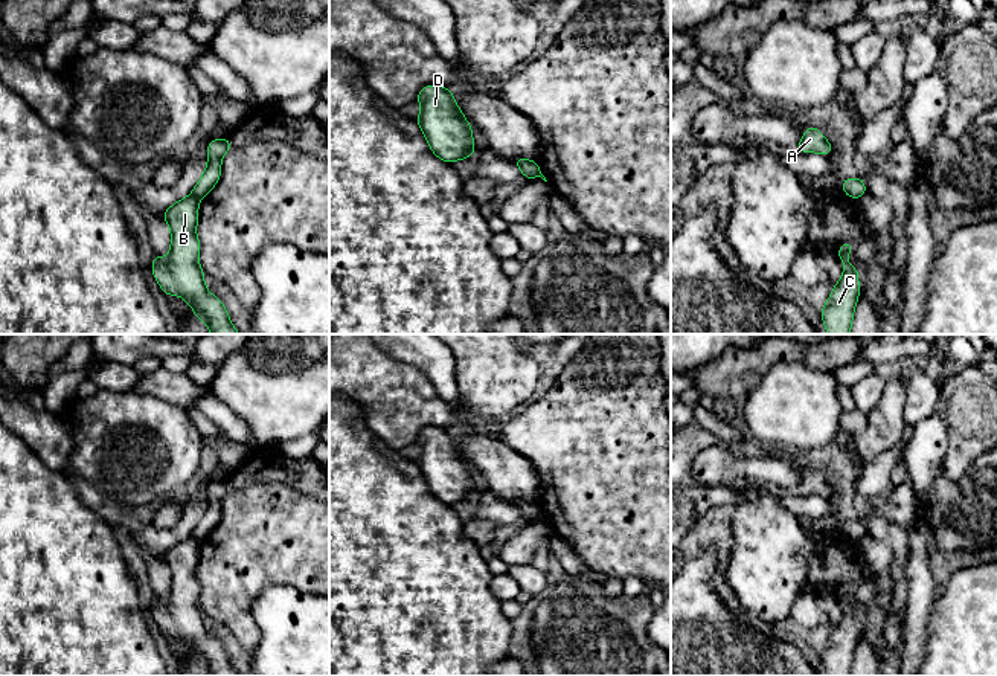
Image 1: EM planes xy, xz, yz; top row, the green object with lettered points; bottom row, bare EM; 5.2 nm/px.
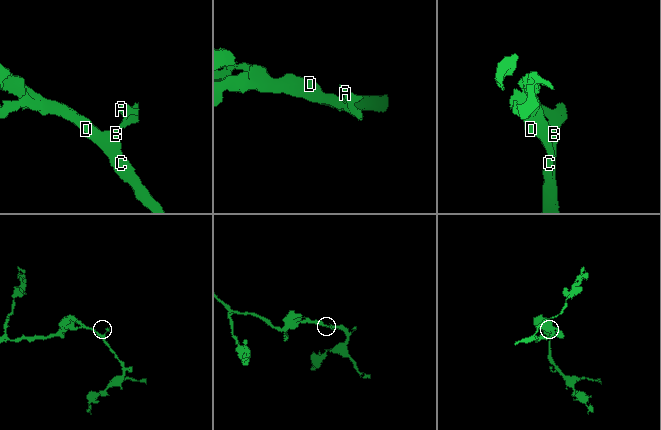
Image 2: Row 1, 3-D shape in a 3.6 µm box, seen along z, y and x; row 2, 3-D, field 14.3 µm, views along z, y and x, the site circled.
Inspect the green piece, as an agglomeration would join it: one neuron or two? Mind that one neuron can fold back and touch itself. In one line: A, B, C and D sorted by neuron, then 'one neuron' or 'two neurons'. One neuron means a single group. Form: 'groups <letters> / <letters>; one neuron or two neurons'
groups A / B C D; two neurons

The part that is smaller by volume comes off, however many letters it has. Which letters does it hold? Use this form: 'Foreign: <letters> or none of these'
Foreign: A

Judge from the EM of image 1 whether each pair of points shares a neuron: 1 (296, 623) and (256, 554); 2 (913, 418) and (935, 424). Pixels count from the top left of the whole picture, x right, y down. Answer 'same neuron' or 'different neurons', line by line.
1: different neurons
2: different neurons

